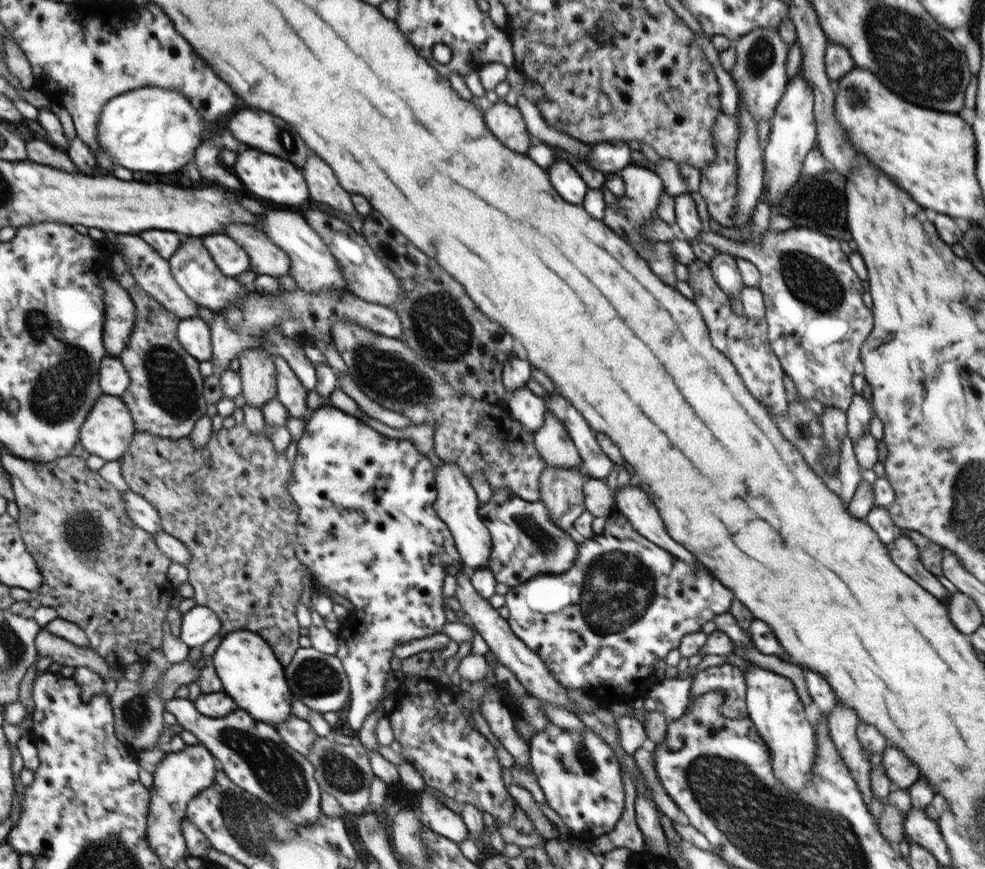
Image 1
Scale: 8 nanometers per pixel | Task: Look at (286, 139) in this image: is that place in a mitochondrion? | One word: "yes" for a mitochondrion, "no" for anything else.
yes

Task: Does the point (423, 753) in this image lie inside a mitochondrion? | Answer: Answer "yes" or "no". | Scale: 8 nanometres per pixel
no

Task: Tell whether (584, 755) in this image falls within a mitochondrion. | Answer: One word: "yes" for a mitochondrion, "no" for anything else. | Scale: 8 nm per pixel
yes

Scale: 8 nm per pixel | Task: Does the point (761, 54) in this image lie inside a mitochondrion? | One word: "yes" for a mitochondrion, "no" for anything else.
yes

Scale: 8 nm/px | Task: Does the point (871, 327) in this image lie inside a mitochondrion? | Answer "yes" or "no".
no

